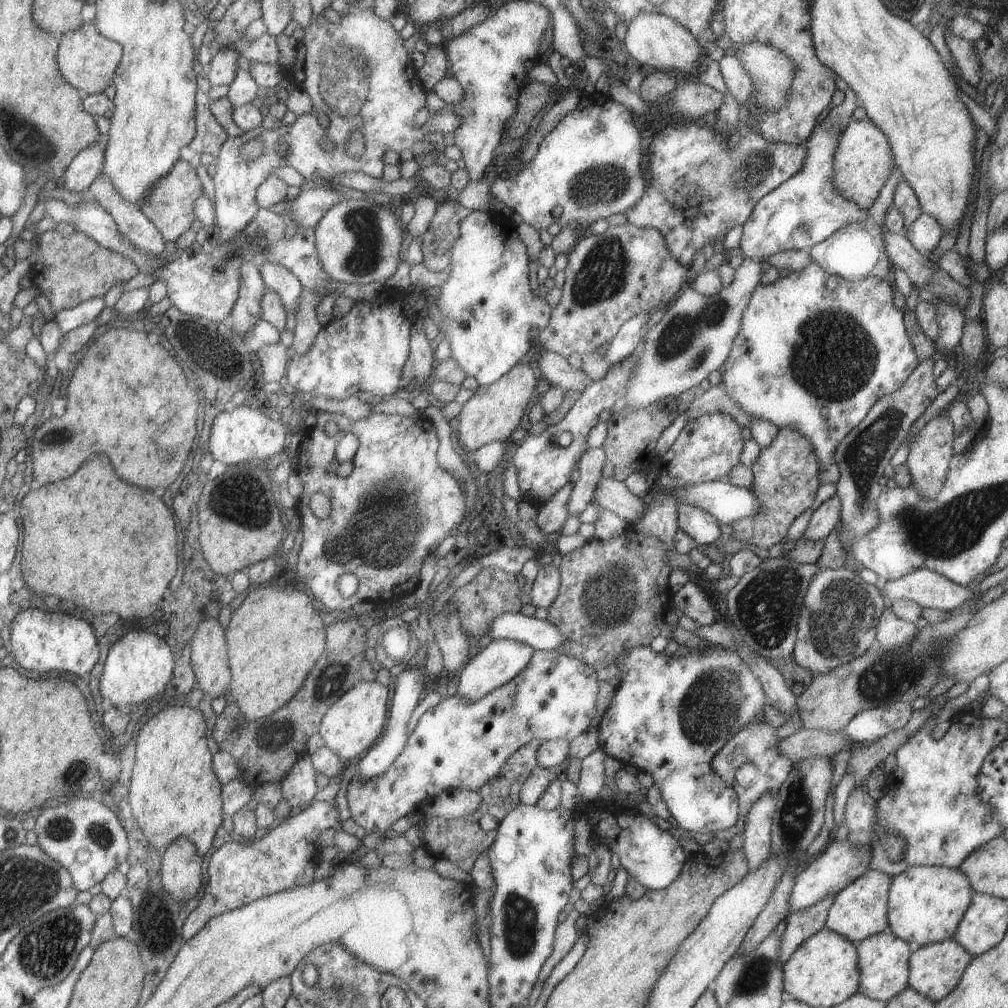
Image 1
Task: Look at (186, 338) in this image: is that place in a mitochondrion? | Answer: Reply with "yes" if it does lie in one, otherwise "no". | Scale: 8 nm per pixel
no

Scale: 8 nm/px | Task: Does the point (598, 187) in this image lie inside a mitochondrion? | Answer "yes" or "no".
yes

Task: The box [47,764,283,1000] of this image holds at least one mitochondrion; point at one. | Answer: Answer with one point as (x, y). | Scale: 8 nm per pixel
(157, 926)

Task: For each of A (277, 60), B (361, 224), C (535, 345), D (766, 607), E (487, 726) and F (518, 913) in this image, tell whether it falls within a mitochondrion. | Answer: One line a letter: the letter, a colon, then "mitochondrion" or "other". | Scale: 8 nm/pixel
A: other
B: mitochondrion
C: other
D: mitochondrion
E: other
F: mitochondrion

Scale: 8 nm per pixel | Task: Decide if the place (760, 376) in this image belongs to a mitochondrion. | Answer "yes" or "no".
no

